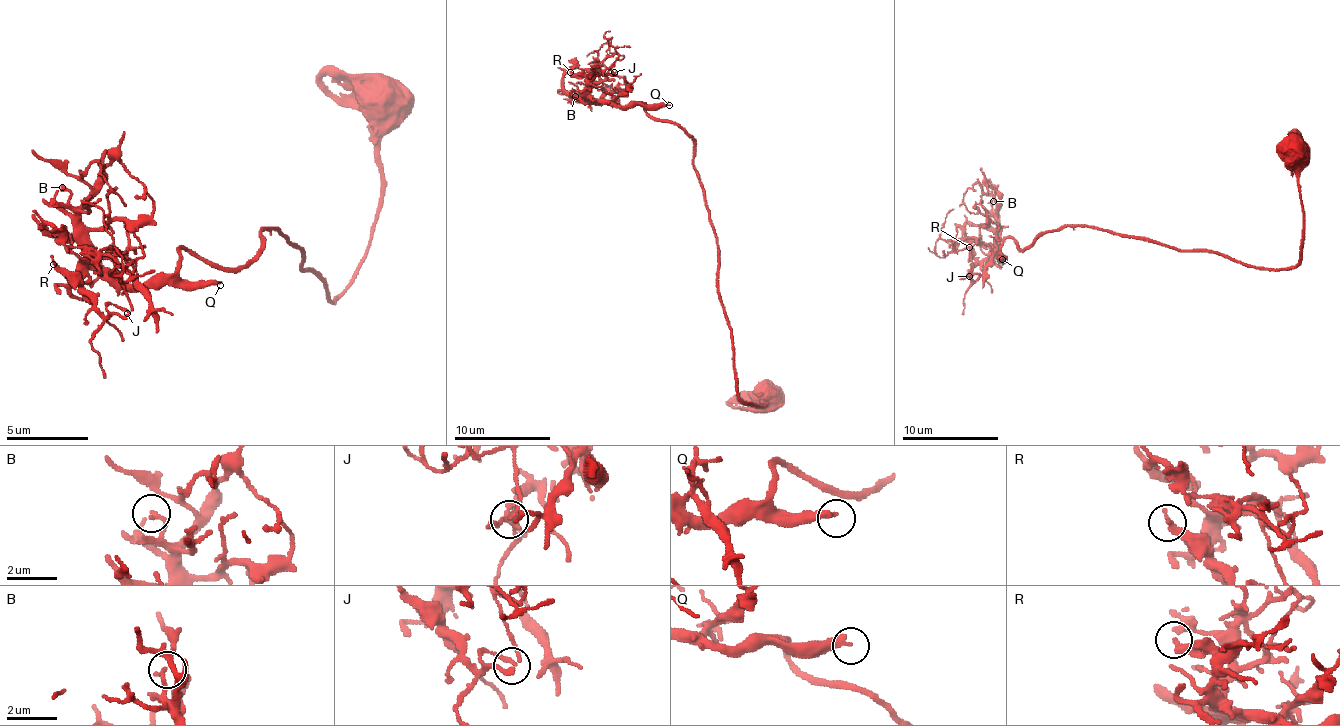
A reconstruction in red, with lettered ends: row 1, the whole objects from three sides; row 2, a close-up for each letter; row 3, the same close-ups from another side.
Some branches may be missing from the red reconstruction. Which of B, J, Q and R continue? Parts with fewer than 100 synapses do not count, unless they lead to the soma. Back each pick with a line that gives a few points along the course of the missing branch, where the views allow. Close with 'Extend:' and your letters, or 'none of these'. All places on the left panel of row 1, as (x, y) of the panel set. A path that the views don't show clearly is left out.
Q: Course of what is missing: (220, 285), (265, 277), (306, 317), (322, 354), (322, 415), (330, 423), (322, 346), (335, 272)
Extend: Q

